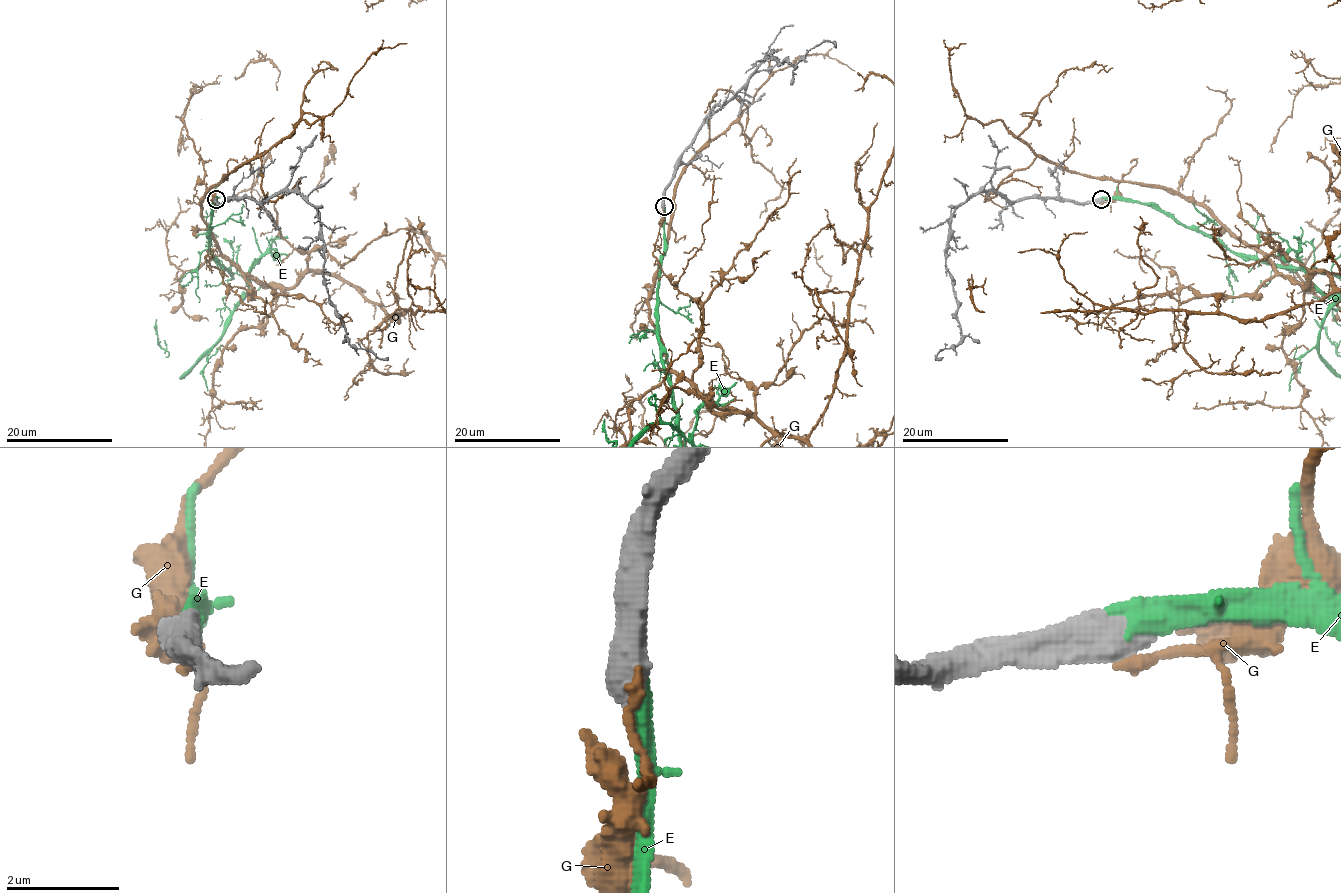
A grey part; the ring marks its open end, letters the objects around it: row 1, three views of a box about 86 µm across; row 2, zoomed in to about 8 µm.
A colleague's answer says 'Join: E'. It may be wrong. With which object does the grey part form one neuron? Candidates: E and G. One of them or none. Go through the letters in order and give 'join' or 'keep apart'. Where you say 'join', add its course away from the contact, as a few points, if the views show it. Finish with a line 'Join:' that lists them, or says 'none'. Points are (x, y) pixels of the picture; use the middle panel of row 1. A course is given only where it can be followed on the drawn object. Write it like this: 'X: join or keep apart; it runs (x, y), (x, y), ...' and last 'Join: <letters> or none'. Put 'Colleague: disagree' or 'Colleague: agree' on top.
Colleague: agree
E: join
G: keep apart
Join: E

